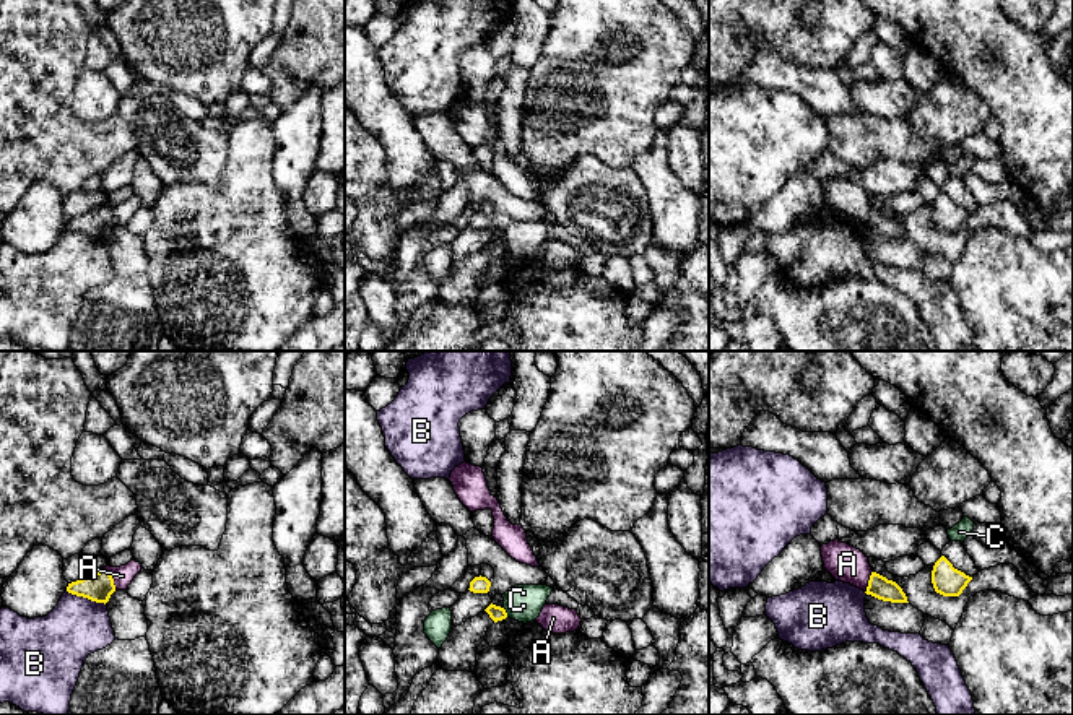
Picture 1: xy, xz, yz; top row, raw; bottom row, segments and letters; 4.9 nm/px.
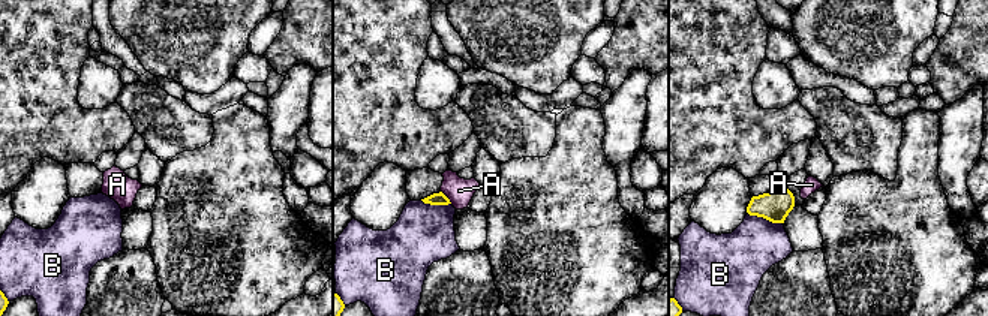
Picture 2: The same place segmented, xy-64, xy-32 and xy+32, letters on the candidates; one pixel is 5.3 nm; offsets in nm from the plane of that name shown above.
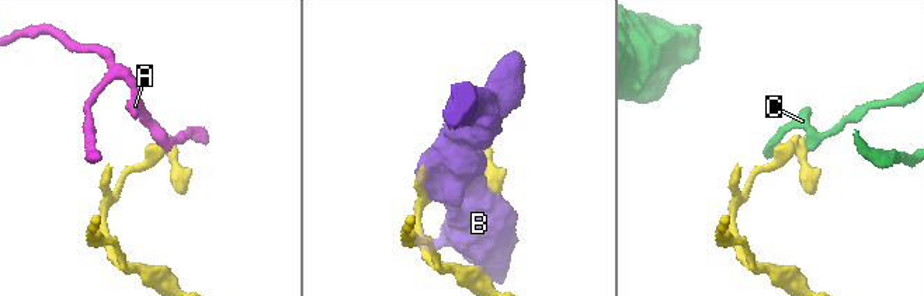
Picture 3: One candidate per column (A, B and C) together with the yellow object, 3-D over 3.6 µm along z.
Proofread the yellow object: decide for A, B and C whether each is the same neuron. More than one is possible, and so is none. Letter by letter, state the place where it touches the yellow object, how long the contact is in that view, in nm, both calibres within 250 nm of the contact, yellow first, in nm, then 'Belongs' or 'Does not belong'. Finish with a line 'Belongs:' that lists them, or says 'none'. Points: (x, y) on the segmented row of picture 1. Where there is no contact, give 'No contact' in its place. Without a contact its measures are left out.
A: Touches yellow at xy (112, 579). Shared border 120 nm. Thickness 140 nm (yellow) against 100 nm. Does not belong
B: Touches yellow at xy (86, 597). Shared border 200 nm. Thickness 140 nm (yellow) against 300 nm. Does not belong
C: Touches yellow at xz (506, 613). Shared border 50 nm. Thickness 80 nm (yellow) against 190 nm. Does not belong
Belongs: none

